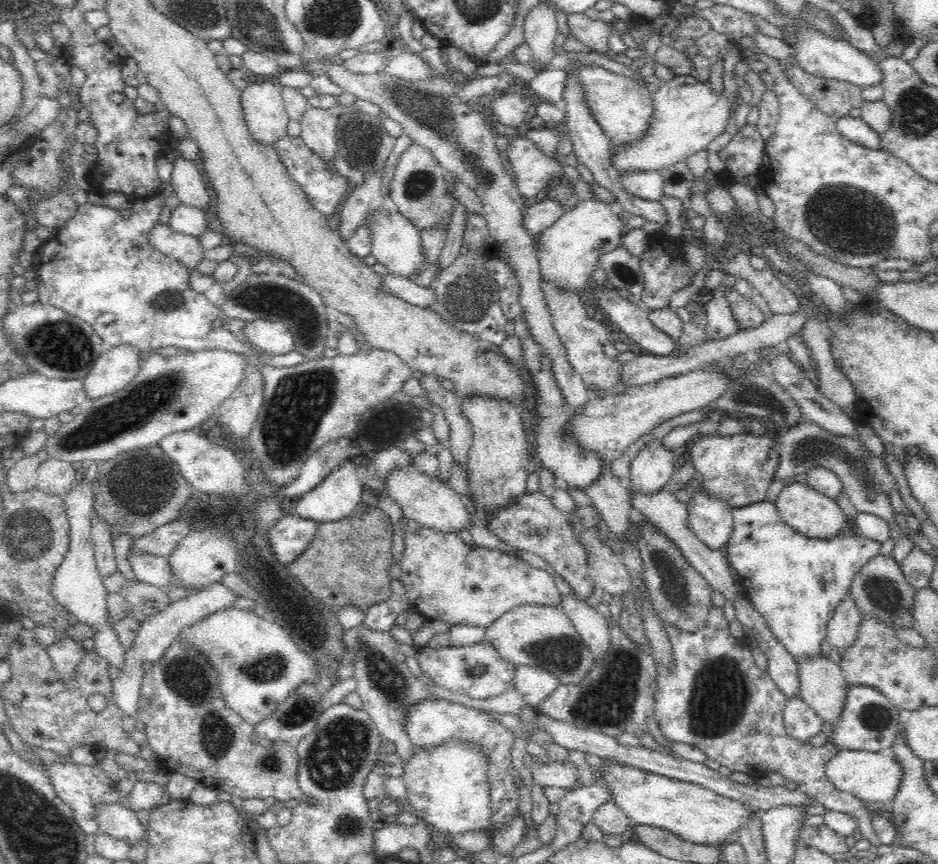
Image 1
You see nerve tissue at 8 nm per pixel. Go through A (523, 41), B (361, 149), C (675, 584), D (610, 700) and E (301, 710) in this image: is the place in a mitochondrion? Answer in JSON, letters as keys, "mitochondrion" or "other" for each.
{"A":"other","B":"mitochondrion","C":"mitochondrion","D":"mitochondrion","E":"mitochondrion"}

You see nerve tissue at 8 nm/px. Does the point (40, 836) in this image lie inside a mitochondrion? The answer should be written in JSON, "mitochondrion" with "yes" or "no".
{"mitochondrion":"yes"}

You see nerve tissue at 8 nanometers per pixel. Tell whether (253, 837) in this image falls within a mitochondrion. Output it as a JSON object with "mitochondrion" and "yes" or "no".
{"mitochondrion":"no"}

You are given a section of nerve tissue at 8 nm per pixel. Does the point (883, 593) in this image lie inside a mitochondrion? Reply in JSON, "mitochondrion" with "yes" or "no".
{"mitochondrion":"yes"}

